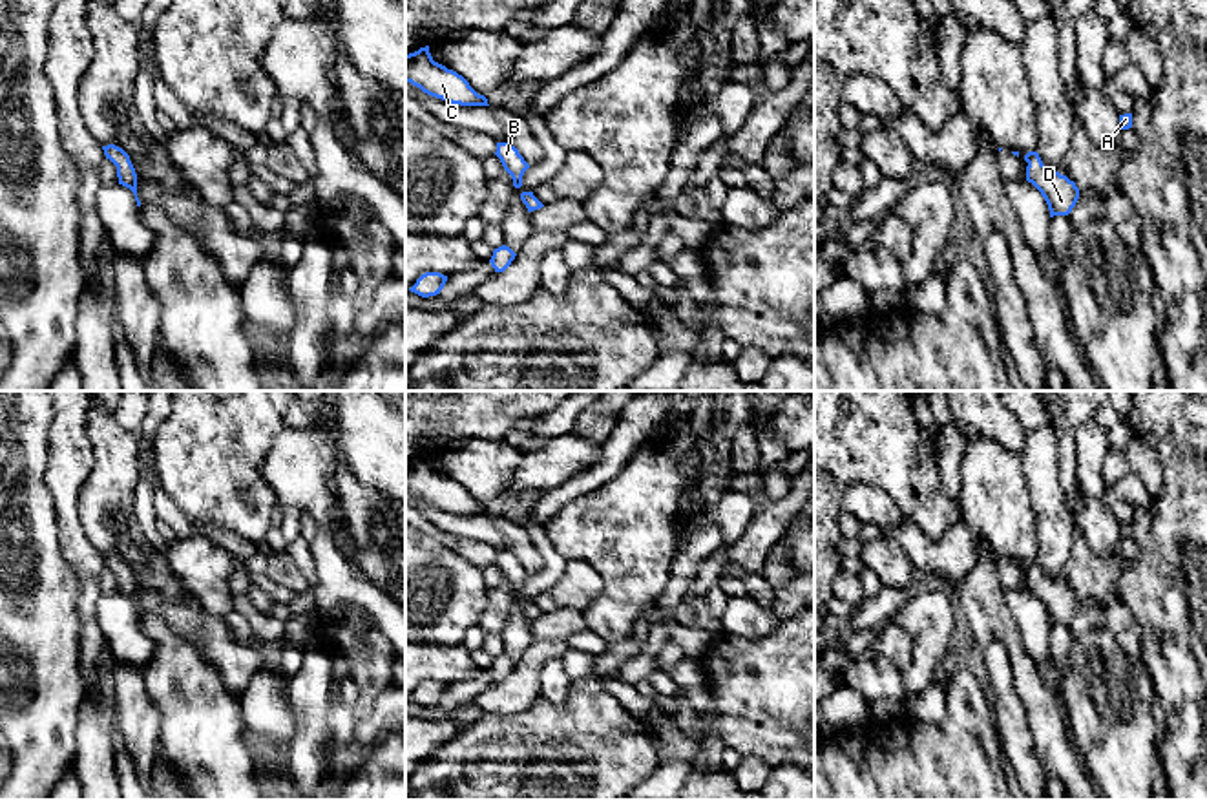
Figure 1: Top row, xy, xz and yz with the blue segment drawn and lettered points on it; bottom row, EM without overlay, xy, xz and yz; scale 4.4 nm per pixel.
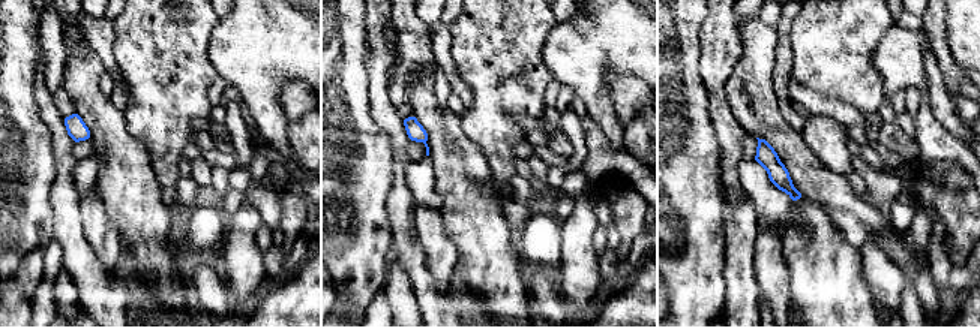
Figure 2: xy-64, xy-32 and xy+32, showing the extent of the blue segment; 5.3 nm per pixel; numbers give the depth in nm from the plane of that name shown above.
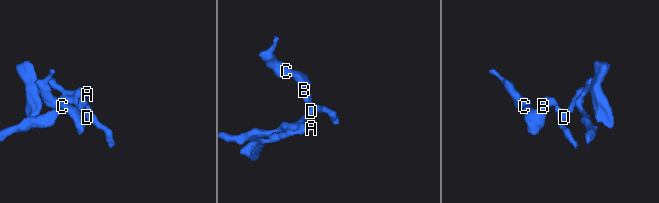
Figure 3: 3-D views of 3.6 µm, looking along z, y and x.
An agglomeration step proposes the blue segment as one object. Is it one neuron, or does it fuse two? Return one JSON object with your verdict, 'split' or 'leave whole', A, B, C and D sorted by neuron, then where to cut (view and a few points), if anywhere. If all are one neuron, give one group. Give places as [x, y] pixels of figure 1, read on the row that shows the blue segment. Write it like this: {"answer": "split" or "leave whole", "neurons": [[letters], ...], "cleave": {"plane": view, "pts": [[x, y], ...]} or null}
{"answer": "leave whole", "neurons": [["A", "B", "C", "D"]], "cleave": null}

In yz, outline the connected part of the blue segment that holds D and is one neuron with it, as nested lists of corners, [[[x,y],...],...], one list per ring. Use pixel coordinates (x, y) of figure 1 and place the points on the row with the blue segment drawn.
[[[1028,152],[1024,161],[1028,163],[1026,181],[1044,197],[1050,217],[1068,216],[1079,199],[1079,188],[1076,183],[1066,175],[1046,168],[1037,152]]]

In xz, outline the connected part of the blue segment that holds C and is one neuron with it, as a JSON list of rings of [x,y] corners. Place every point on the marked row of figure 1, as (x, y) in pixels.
[[[429,46],[405,55],[405,82],[451,104],[489,106],[488,99],[478,95],[462,75],[435,62]]]

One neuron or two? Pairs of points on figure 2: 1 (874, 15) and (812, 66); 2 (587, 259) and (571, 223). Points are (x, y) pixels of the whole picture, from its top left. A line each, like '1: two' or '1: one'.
1: one
2: one

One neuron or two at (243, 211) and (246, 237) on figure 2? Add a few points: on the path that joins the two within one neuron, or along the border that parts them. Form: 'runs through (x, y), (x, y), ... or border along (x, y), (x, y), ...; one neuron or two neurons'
runs through (245, 217), (245, 231); one neuron

